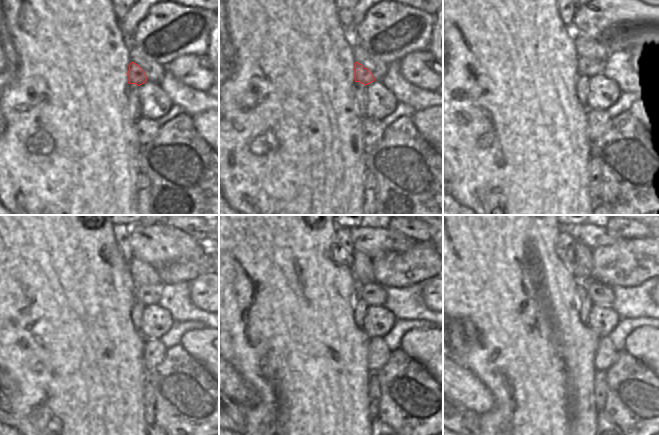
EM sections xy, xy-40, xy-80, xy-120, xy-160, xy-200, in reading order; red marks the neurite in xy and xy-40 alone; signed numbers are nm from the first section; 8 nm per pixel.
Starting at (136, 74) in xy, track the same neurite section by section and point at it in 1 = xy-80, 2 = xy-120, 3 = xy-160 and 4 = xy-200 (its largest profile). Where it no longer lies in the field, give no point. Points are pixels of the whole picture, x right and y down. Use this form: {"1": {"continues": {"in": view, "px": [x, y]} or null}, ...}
{"1": {"continues": {"in": "xy-80", "px": [588, 68]}}, "2": {"continues": {"in": "xy-120", "px": [148, 295]}}, "3": {"continues": {"in": "xy-160", "px": [374, 294]}}, "4": {"continues": {"in": "xy-200", "px": [600, 294]}}}

